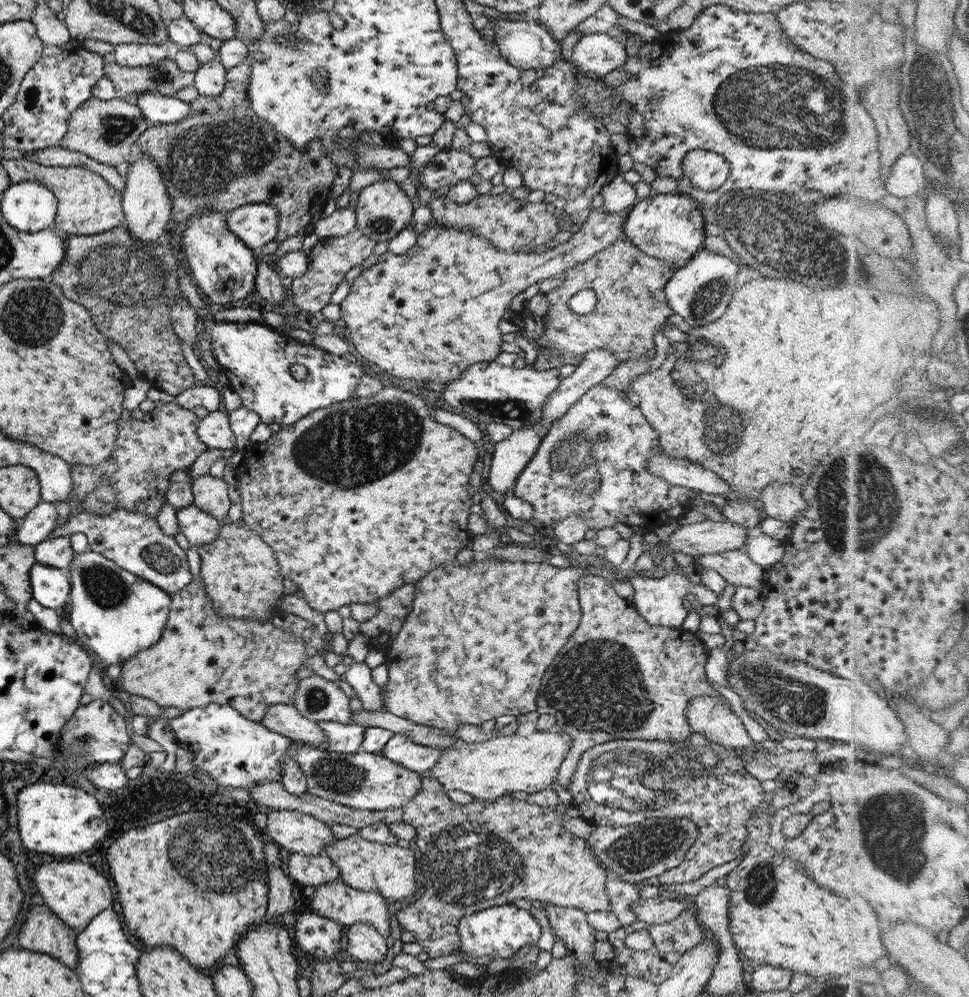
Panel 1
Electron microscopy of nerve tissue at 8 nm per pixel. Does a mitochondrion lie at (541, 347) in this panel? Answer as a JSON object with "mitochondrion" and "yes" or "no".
{"mitochondrion":"no"}

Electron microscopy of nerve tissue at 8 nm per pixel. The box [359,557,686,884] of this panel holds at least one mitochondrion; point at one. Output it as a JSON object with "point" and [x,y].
{"point":[596,687]}

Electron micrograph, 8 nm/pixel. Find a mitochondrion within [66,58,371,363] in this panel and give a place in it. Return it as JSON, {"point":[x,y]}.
{"point":[212,156]}

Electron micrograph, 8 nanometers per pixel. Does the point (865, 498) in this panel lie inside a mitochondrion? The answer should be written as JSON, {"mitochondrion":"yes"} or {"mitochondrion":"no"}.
{"mitochondrion":"yes"}

